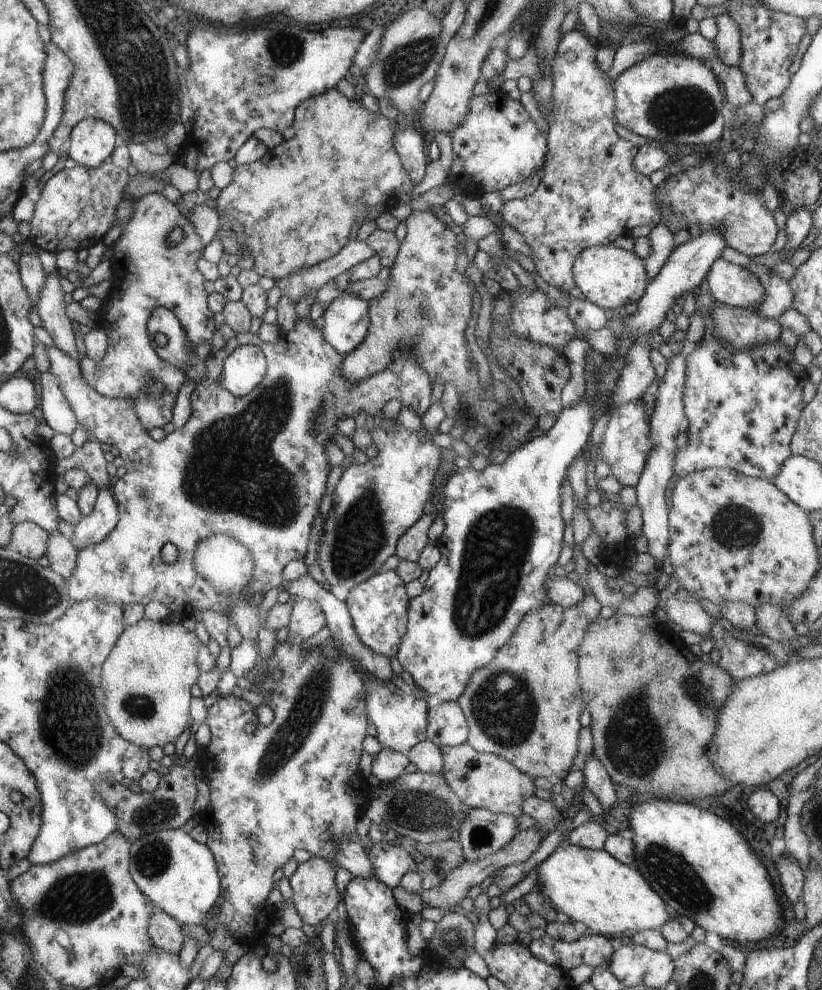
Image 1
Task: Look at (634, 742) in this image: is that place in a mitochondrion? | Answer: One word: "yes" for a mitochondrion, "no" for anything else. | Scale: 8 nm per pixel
yes

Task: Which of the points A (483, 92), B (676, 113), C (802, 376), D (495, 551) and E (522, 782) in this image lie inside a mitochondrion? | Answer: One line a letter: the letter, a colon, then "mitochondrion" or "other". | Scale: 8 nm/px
A: other
B: mitochondrion
C: other
D: mitochondrion
E: other

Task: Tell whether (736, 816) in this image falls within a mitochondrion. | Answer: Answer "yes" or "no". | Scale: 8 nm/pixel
no

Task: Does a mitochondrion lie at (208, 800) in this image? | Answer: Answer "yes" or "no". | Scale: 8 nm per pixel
no

